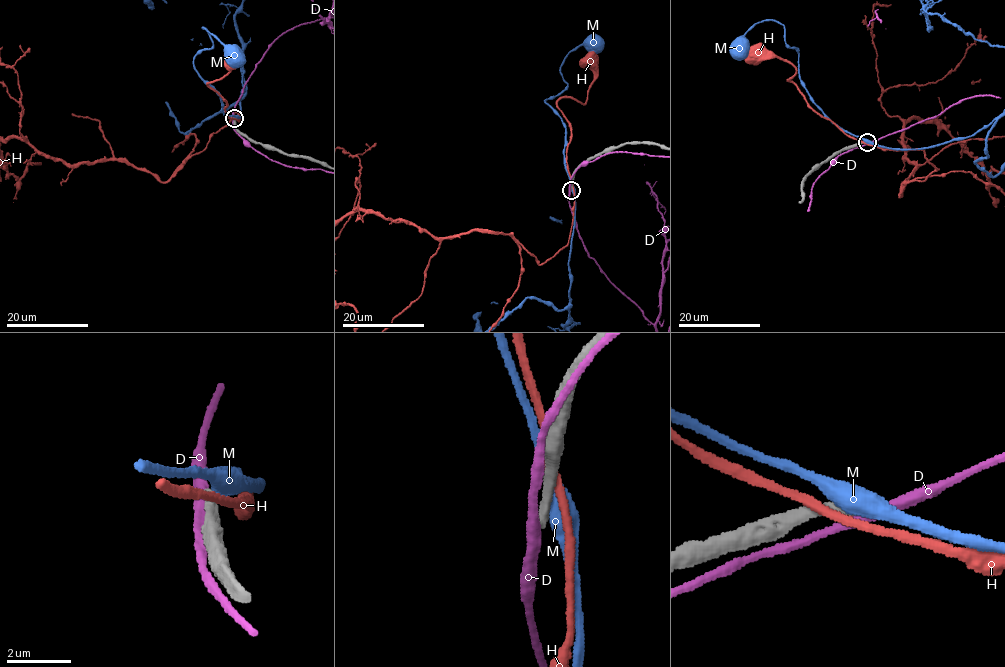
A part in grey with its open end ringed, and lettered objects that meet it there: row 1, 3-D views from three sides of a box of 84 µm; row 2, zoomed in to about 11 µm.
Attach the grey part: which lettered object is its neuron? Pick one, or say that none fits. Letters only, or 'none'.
none

